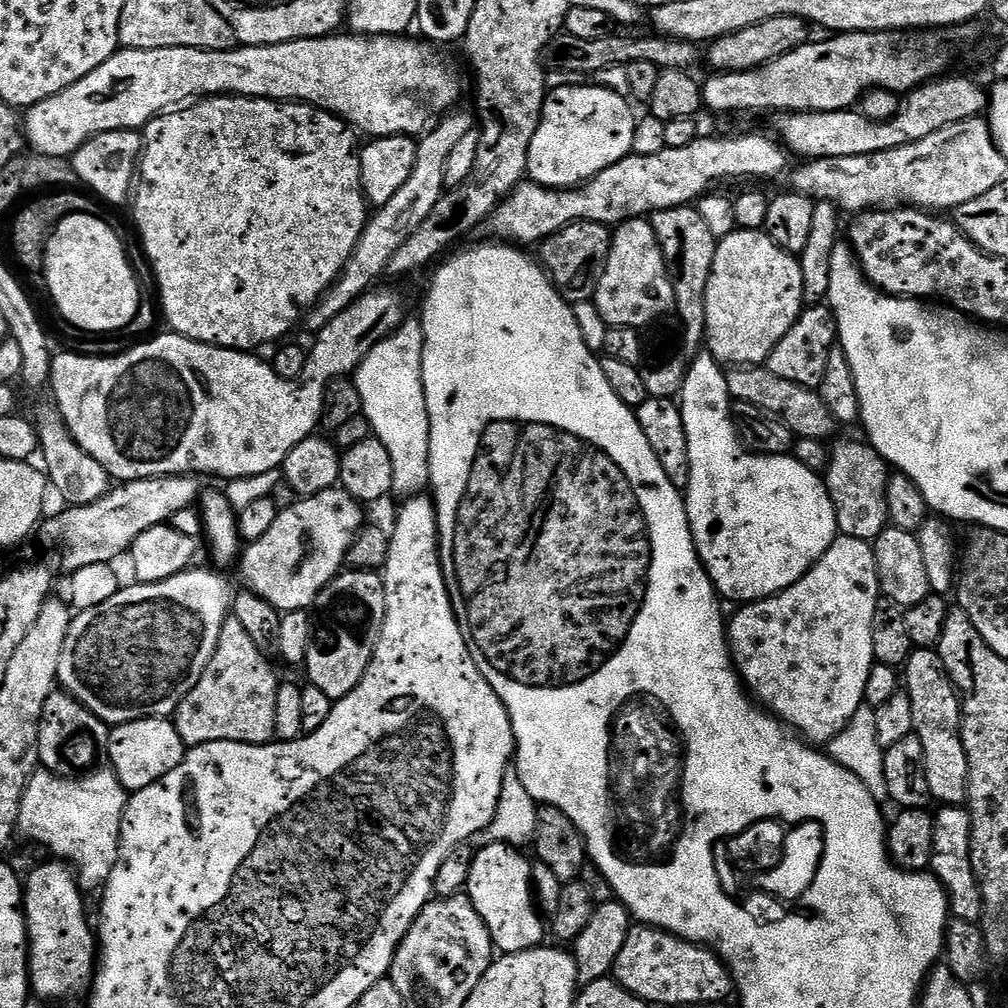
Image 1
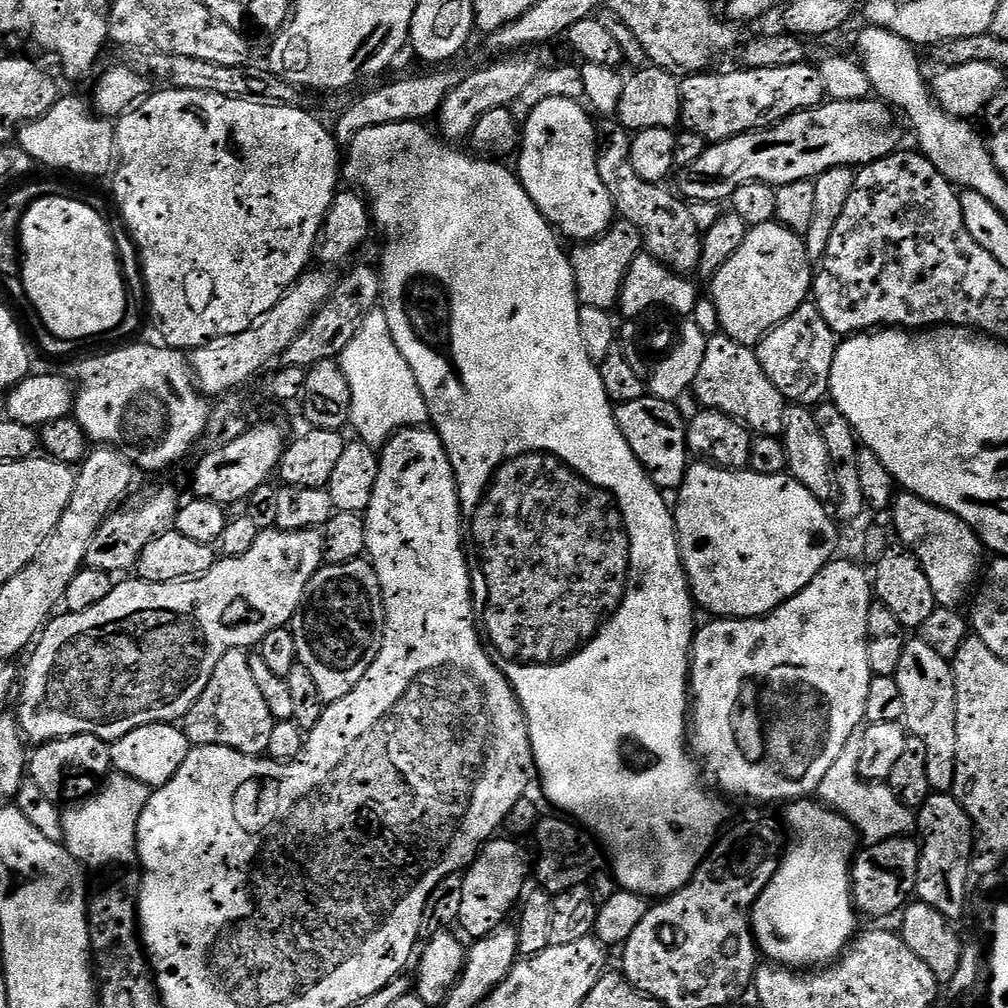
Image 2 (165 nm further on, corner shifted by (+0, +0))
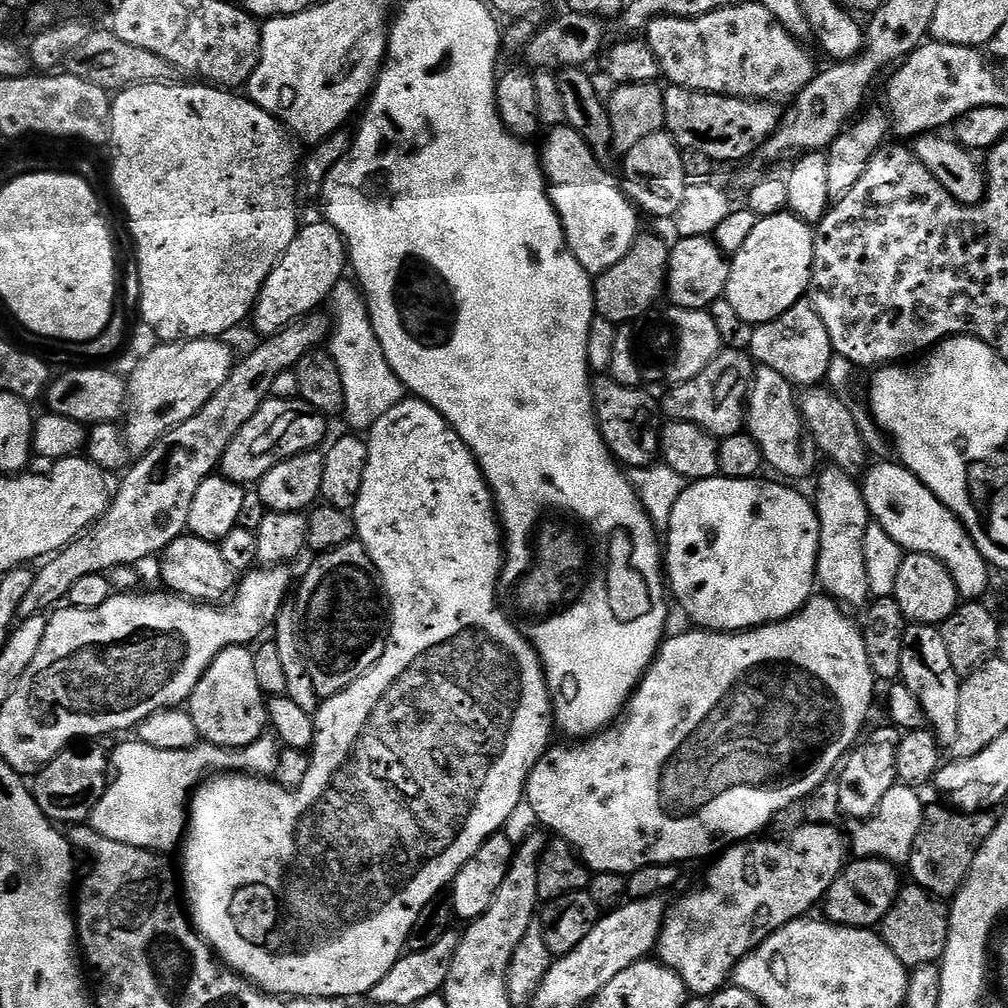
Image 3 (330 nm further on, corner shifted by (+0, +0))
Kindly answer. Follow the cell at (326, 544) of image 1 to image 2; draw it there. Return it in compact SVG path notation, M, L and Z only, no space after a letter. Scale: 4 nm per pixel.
M277 527L261 531L260 536L254 542L254 546L250 546L250 550L242 556L230 556L227 558L217 559L216 565L209 570L204 576L198 576L191 580L175 580L174 582L166 582L165 584L151 584L139 578L131 578L125 584L117 583L113 587L110 594L106 594L106 598L102 598L102 602L98 602L98 606L90 606L90 610L82 610L81 612L65 611L64 616L57 615L55 618L49 619L48 623L44 625L38 639L35 641L34 647L31 649L32 657L28 660L28 669L22 672L22 687L18 692L18 700L20 696L20 712L18 711L18 719L20 721L20 731L24 733L29 741L47 742L50 740L60 740L64 736L96 736L99 740L105 742L113 742L122 739L126 734L130 734L135 728L144 727L147 724L166 724L169 722L183 721L184 715L187 714L191 708L198 702L198 698L206 690L206 686L210 682L210 678L214 674L214 666L218 666L218 662L222 658L222 654L226 654L232 648L243 648L245 650L252 650L259 645L260 641L266 638L266 634L270 634L270 630L278 630L285 627L295 617L296 613L300 611L305 599L304 591L308 588L310 578L314 578L314 574L325 563L326 560L326 540L319 531L311 528L303 528L301 532L285 532Z

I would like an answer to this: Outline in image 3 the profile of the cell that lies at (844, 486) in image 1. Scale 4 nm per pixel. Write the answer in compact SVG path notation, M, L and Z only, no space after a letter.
M761 367L753 371L752 391L748 393L746 405L746 432L758 444L765 465L773 468L777 477L796 482L792 480L804 480L817 471L818 453L805 429L804 419L800 417L797 389L789 380L782 378L782 374Z

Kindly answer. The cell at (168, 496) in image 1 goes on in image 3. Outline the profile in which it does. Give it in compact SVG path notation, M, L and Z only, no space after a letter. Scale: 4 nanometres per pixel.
M299 398L265 400L264 405L254 414L254 418L250 418L250 422L246 422L242 430L238 430L238 434L224 451L222 461L224 479L232 480L241 486L255 485L267 472L274 470L278 462L319 449L325 443L324 435L328 432L328 424L329 421L325 417Z

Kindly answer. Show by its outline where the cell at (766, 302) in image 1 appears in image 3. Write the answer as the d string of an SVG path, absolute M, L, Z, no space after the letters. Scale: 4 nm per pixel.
M785 210L757 219L754 230L747 238L746 244L733 255L730 260L730 278L726 282L724 296L732 307L732 312L747 326L765 324L790 310L800 300L805 299L808 284L812 281L812 263L814 262L814 246L816 237L813 225L802 222L791 212Z

